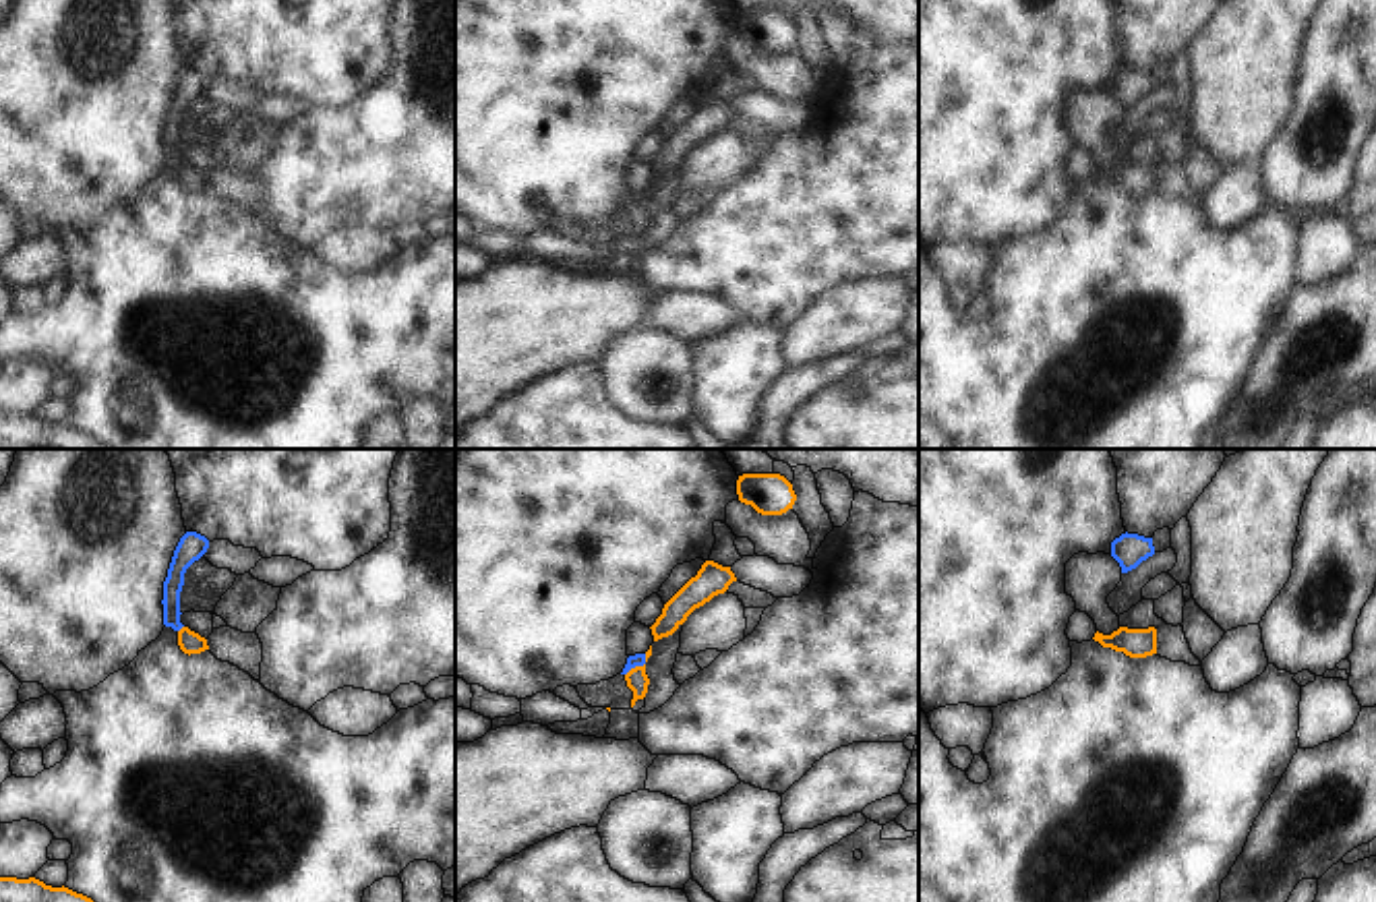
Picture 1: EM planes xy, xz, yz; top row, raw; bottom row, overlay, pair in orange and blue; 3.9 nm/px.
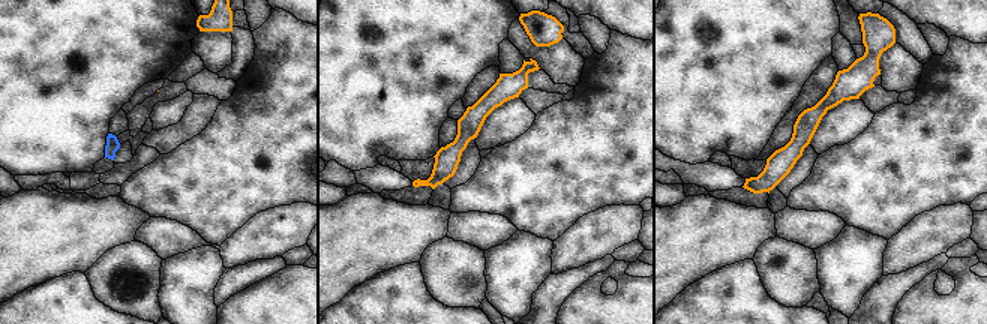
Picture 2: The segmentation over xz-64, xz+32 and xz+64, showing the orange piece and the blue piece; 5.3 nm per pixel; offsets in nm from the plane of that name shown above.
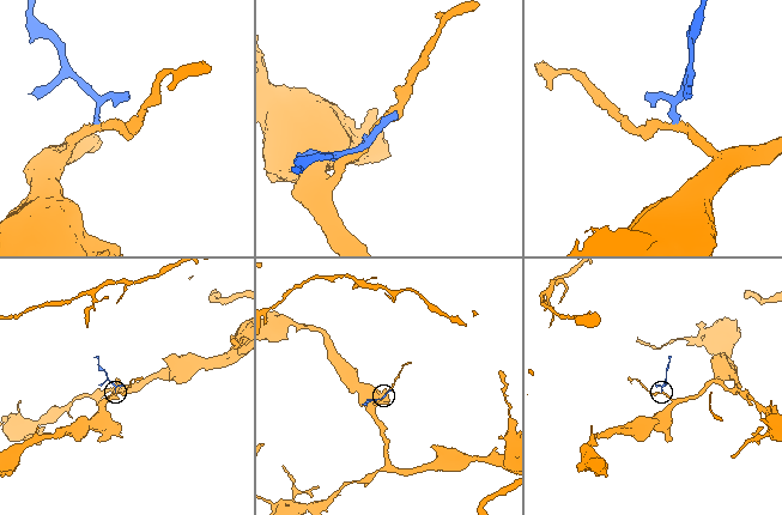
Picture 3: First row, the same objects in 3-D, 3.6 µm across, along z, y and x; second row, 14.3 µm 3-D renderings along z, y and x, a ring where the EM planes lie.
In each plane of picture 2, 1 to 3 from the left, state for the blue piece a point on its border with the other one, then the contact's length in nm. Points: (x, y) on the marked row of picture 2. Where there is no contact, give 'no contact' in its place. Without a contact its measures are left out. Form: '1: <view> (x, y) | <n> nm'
1: no contact
2: no contact
3: no contact

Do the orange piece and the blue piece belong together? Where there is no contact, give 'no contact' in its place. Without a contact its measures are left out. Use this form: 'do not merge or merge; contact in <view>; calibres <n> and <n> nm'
do not merge; contact in xz; calibres 90 and 50 nm

